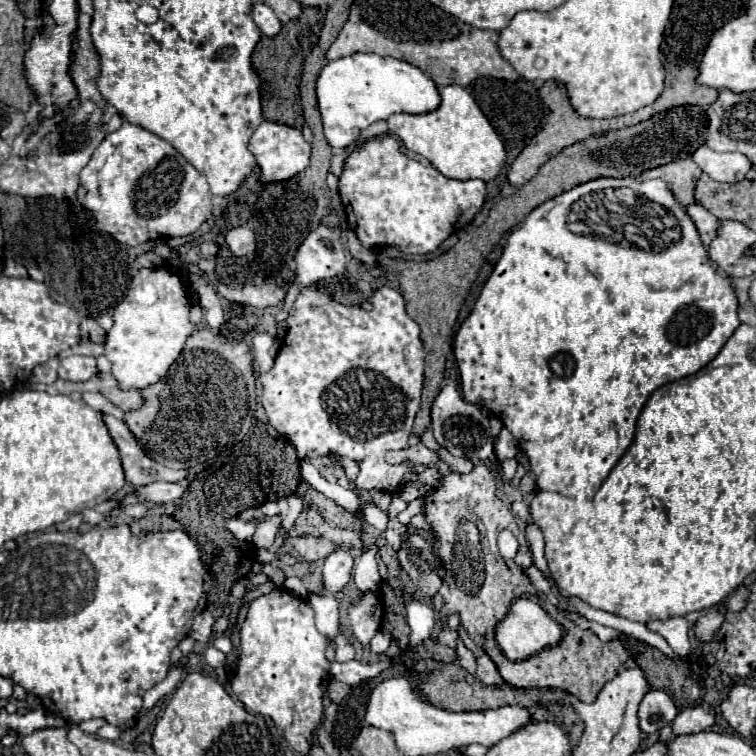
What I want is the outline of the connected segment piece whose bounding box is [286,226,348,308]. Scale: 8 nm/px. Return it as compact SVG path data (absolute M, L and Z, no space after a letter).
M326 226L312 230L296 252L296 278L286 294L286 306L290 308L298 292L314 282L340 276L346 272L346 252L340 238Z

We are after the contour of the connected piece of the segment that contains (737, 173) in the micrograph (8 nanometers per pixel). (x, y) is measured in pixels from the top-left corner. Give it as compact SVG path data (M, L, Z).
M702 144L694 154L692 160L716 182L740 182L744 180L746 172L752 168L750 160L740 152L714 152L706 144Z

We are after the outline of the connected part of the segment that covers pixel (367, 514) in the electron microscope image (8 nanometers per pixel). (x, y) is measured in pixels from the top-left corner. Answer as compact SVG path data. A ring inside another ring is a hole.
M362 490L362 500L360 500L360 508L362 508L362 514L366 518L366 522L370 526L374 526L376 530L386 530L386 522L388 522L388 516L372 502L370 498L370 492Z

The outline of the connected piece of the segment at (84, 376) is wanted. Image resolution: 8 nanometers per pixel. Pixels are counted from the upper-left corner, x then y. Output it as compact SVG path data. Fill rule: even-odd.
M68 356L58 366L58 378L70 382L86 382L96 372L96 358L92 356Z

